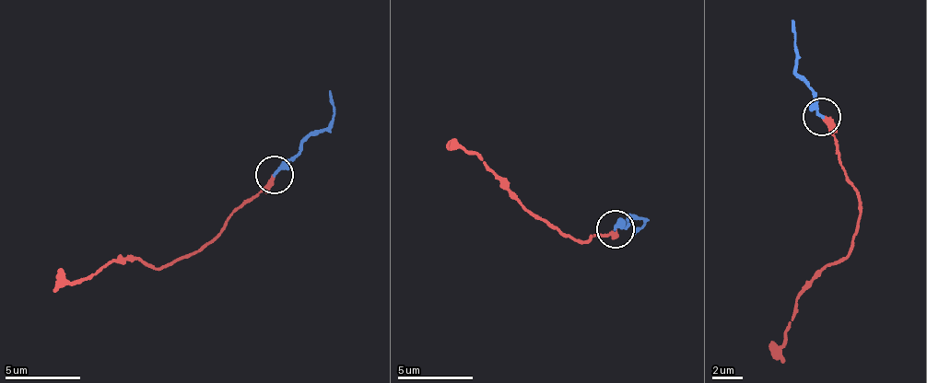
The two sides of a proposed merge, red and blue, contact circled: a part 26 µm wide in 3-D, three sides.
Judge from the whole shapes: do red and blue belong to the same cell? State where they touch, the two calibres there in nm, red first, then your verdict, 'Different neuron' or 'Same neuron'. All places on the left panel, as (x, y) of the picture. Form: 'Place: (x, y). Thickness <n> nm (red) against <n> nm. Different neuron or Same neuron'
Place: (275, 174). Thickness 320 nm (red) against 180 nm. Same neuron

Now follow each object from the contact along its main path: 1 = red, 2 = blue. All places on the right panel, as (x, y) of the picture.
1: (822, 120), (861, 203), (859, 220), (840, 262), (827, 266), (798, 295), (781, 344), (769, 341)
2: (822, 116), (795, 66), (792, 18)

